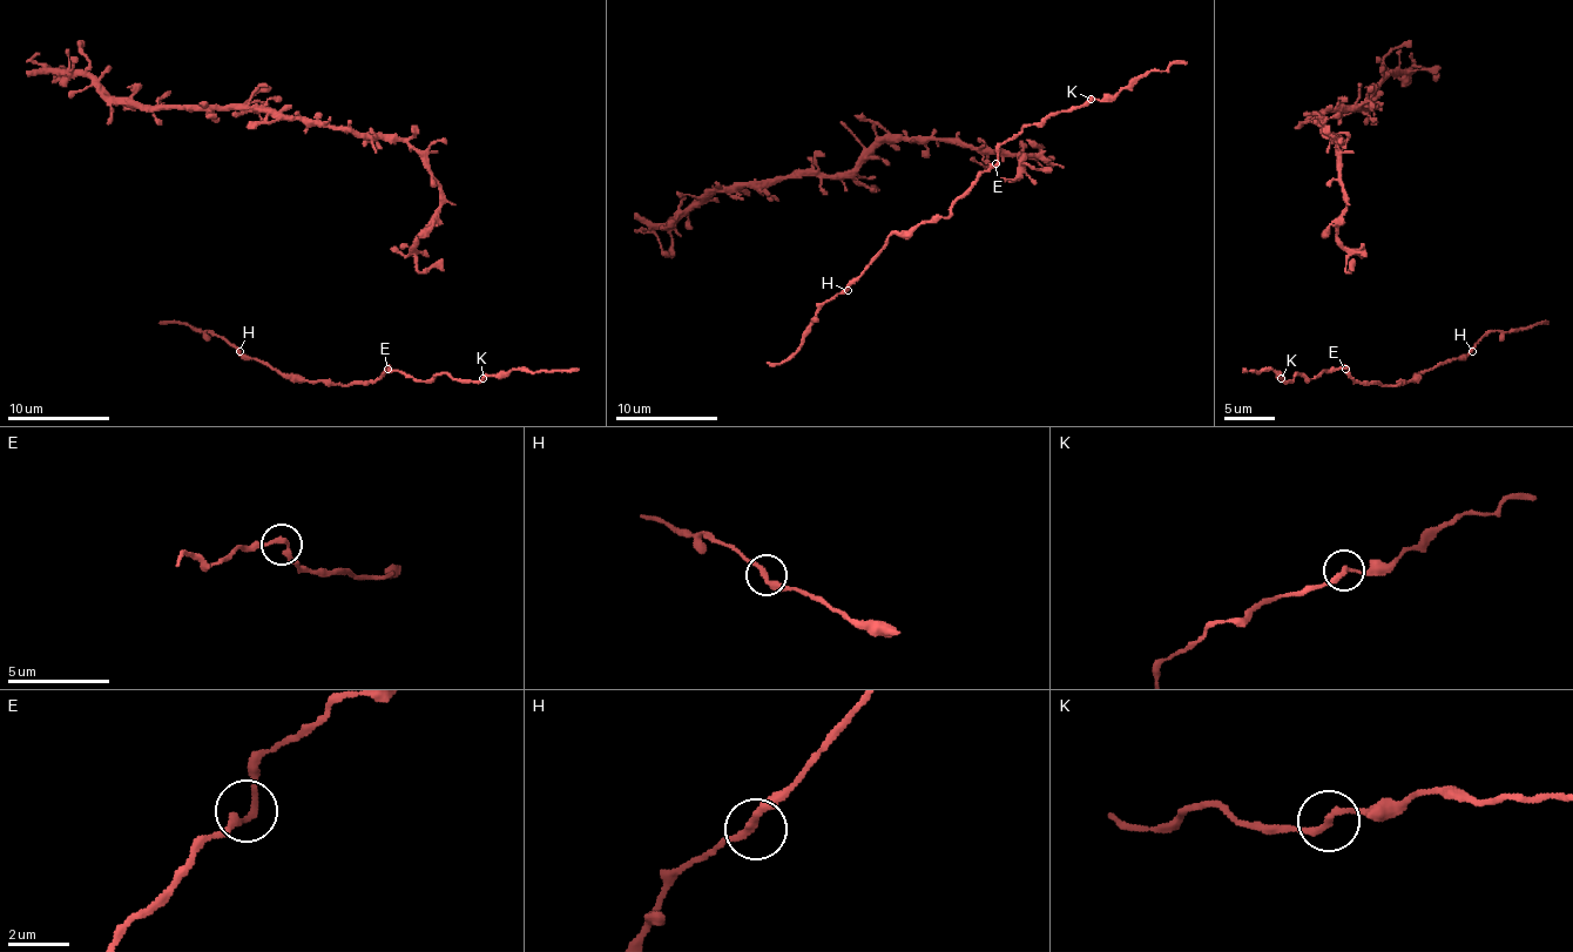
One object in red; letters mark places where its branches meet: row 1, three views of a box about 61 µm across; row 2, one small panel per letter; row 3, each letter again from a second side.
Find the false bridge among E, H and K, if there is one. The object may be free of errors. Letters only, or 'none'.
none

